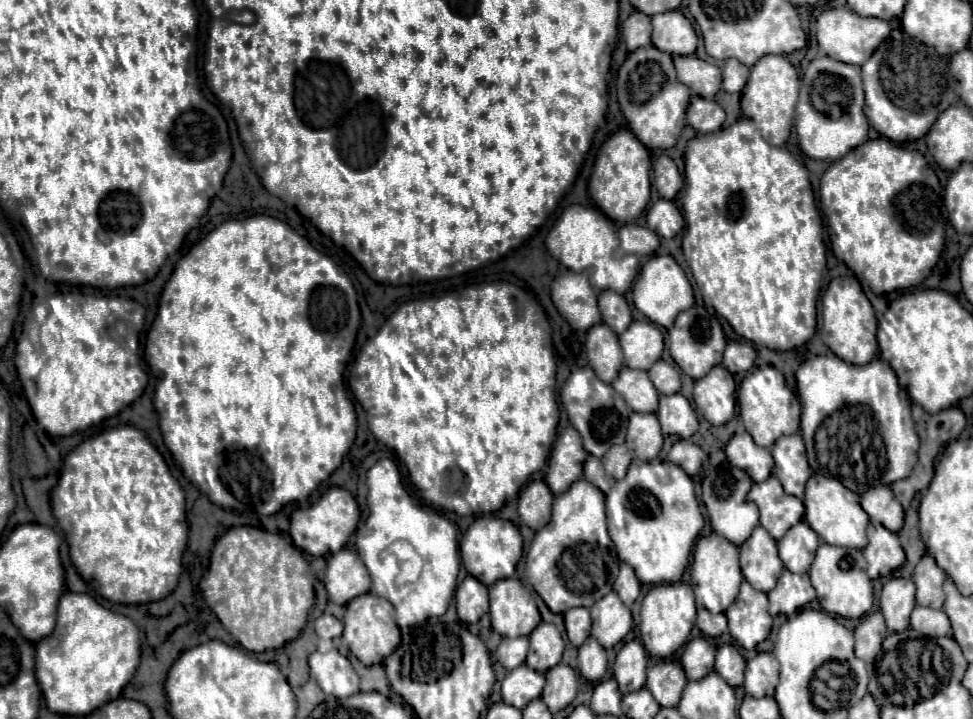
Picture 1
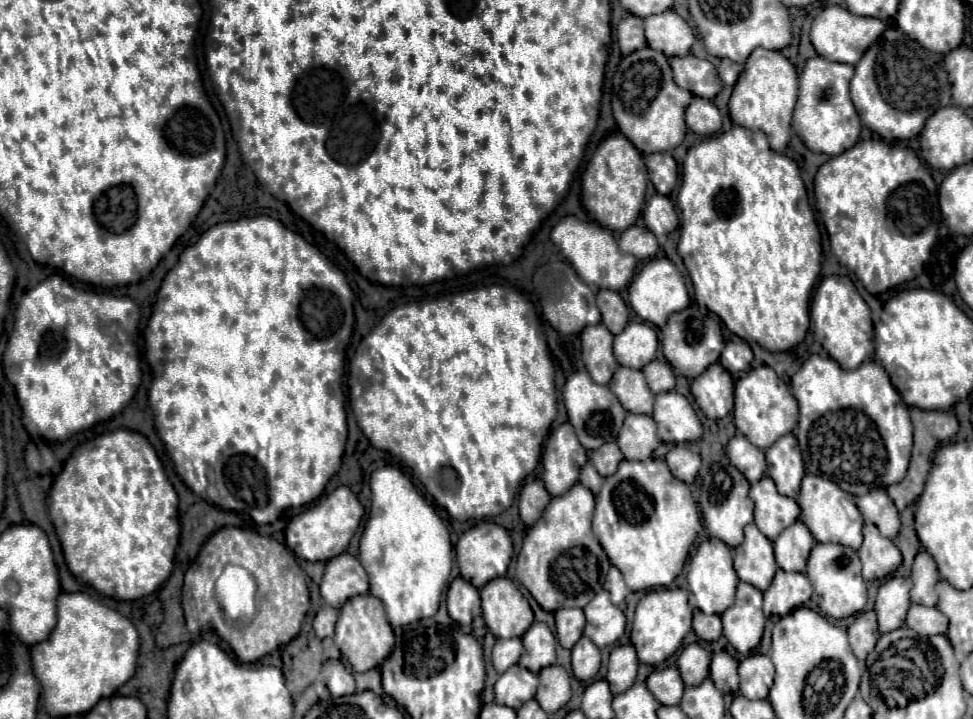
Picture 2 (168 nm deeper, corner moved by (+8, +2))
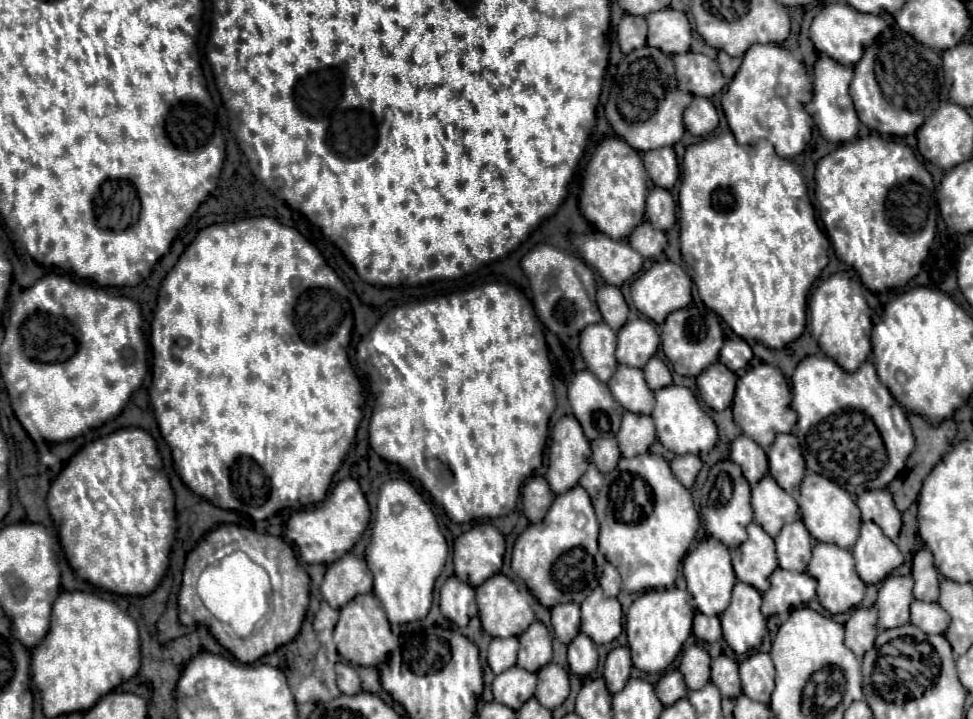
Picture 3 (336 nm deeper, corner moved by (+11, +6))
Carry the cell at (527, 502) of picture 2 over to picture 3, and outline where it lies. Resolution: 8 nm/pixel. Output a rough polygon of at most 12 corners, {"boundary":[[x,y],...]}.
{"boundary":[[544,477],[522,489],[524,515],[540,523],[554,501]]}

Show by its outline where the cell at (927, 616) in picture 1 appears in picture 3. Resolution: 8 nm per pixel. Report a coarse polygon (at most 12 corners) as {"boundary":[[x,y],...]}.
{"boundary":[[914,601],[912,623],[926,635],[946,633],[938,603]]}

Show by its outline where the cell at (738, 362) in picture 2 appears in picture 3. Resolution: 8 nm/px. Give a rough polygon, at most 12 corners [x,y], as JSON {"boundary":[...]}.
{"boundary":[[728,339],[720,363],[730,371],[744,369],[752,349],[744,339]]}

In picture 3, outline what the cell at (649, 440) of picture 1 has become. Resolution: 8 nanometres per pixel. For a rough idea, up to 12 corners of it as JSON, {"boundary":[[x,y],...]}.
{"boundary":[[626,411],[616,439],[622,457],[646,453],[654,419]]}

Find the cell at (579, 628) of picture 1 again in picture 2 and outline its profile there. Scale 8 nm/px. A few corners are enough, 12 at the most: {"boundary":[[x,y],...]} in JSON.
{"boundary":[[557,609],[559,645],[571,649],[583,635],[583,609]]}

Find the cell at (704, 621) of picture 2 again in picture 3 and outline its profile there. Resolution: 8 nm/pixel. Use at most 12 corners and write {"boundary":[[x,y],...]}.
{"boundary":[[694,615],[694,635],[706,643],[722,637],[720,619]]}

